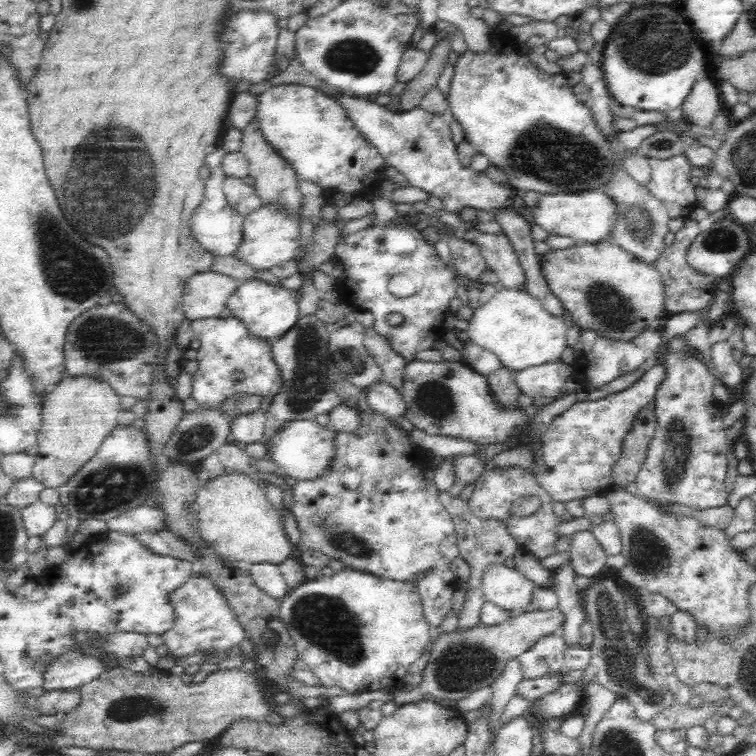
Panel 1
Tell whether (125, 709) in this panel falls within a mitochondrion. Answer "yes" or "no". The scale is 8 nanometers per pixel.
yes

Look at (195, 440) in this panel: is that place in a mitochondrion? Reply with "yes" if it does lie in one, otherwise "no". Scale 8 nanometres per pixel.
yes

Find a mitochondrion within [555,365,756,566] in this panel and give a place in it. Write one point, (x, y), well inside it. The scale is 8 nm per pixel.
(678, 447)

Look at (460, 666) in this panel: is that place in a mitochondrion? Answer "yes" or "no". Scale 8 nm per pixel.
yes

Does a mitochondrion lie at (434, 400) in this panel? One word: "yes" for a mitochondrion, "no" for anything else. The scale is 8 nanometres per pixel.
yes

